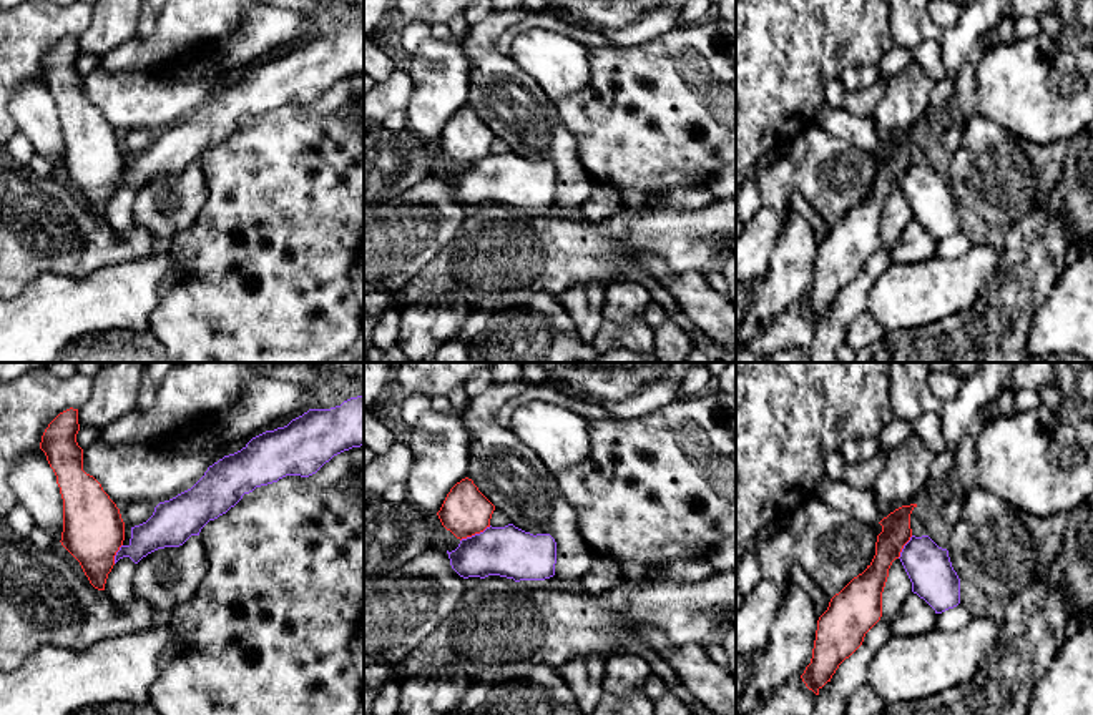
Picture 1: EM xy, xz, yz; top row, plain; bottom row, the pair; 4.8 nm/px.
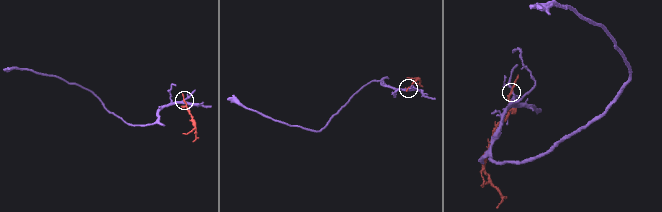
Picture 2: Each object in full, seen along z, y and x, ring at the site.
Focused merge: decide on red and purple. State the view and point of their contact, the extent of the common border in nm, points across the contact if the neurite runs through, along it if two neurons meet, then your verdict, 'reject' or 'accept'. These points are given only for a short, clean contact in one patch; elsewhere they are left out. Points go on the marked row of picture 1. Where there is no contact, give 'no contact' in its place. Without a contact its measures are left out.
contact xz (475, 532); length 170 nm; border xz (490, 526), (460, 541); reject

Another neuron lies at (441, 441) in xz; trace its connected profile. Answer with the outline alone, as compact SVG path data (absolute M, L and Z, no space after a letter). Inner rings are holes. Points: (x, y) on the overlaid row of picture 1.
M465 409L427 411L405 432L412 467L404 484L409 500L425 514L437 514L450 489L467 477L472 454Z

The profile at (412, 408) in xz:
M417 392L402 397L399 429L409 432L427 411L430 411L430 397L425 394Z

